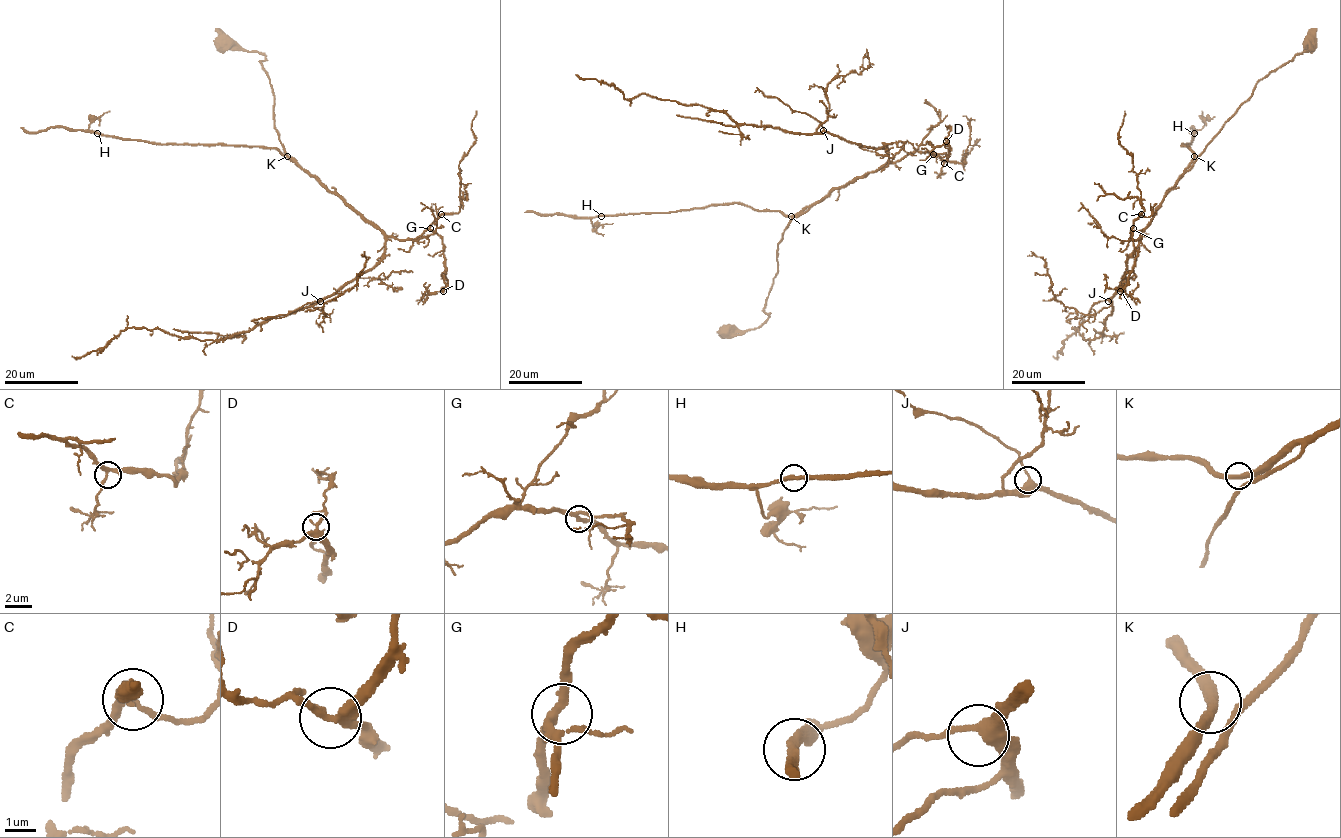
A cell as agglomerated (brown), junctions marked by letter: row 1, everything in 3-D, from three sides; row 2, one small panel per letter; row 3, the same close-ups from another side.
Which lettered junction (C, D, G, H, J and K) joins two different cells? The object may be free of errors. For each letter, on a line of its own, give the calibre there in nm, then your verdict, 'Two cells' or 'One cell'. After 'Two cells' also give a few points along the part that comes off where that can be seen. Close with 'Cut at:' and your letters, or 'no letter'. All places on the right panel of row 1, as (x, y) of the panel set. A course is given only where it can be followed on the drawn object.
C: Thickness 260 nm. One cell
D: Thickness 320 nm. One cell
G: Thickness 280 nm. One cell
H: Thickness 340 nm. One cell
J: Thickness 400 nm. One cell
K: Thickness 360 nm. One cell
Cut at: no letter

